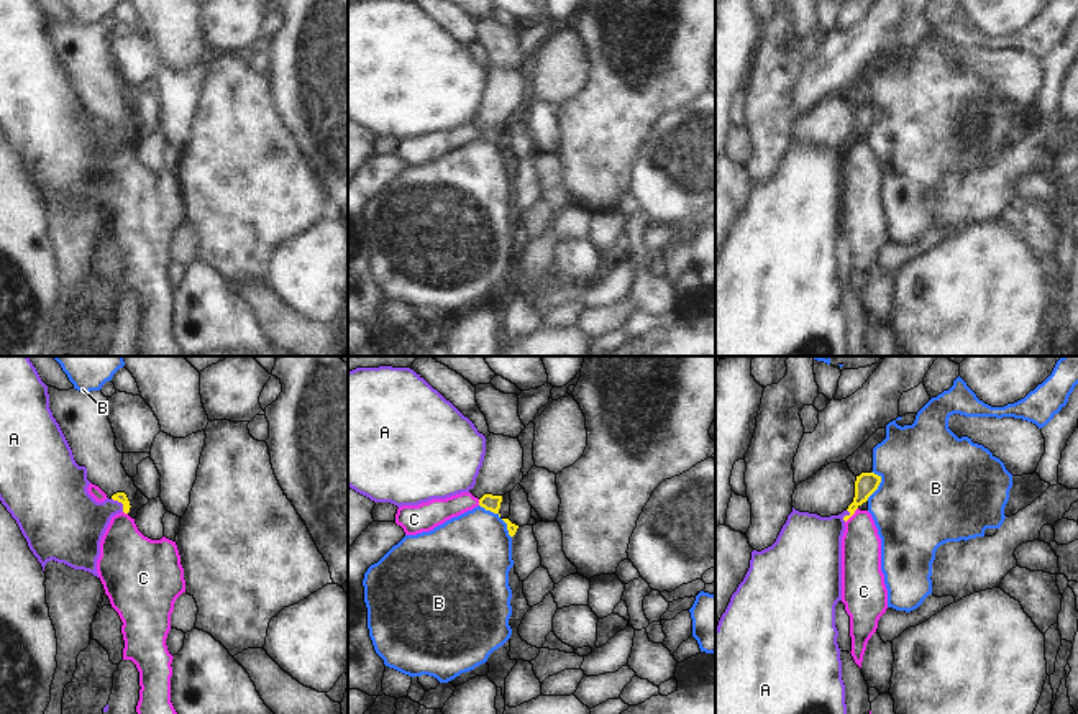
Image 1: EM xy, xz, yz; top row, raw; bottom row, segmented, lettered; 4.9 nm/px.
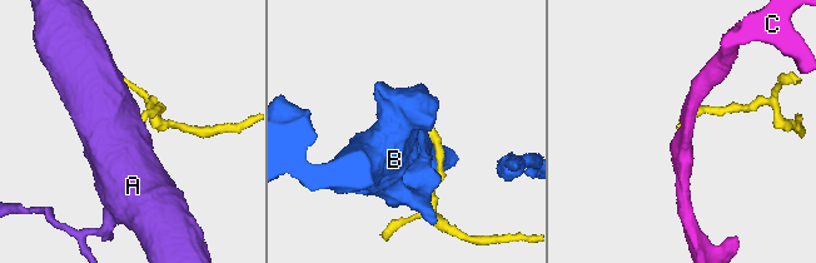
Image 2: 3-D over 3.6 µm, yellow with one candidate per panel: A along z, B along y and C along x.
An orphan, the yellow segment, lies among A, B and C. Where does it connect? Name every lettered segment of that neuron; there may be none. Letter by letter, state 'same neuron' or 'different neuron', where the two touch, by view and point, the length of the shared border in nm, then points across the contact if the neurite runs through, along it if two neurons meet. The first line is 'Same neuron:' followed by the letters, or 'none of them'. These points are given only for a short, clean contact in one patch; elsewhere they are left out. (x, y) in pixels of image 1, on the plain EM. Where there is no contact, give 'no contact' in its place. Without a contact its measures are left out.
Same neuron: A
A: same neuron; meets yellow in xy at (120, 133); contact 90 nm long; runs through xy (122, 130), (120, 133), (91, 151), (74, 155)
B: different neuron; meets yellow in xz at (499, 148); contact 220 nm long; border along xz (479, 137), (493, 143), (506, 156), (511, 169)
C: different neuron; meets yellow in yz at (852, 146); contact 100 nm long; border along yz (857, 140), (845, 155)

